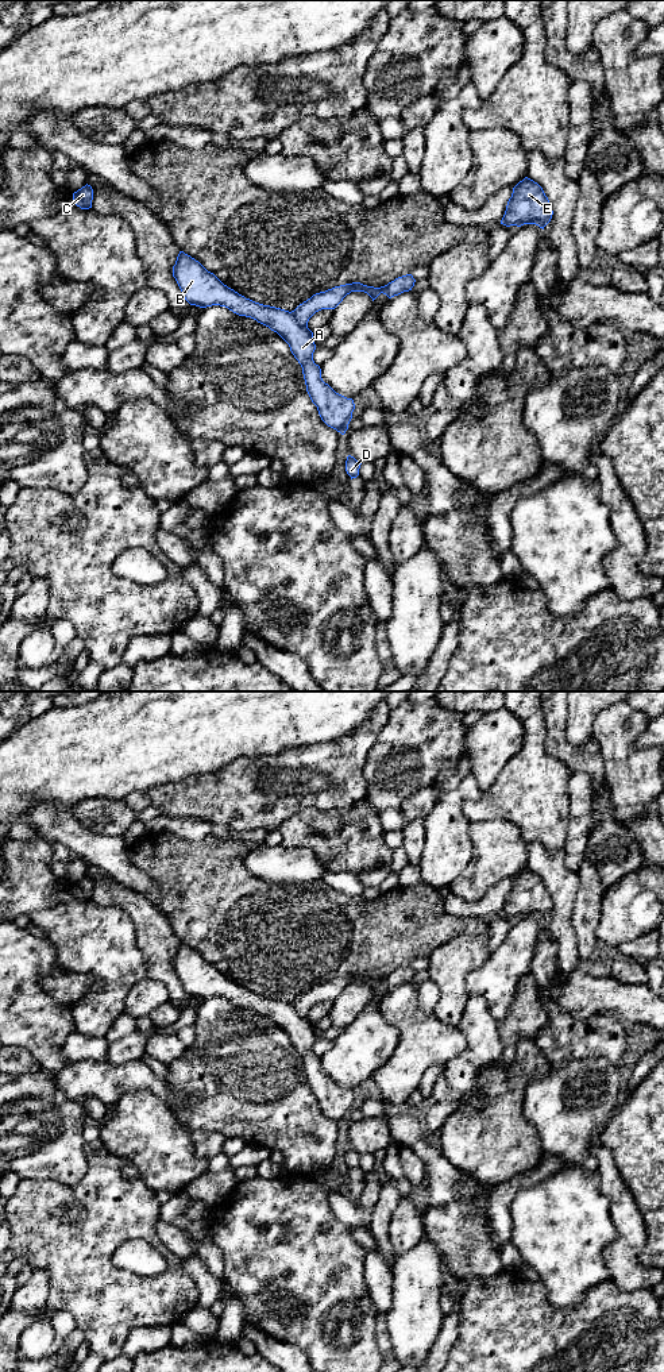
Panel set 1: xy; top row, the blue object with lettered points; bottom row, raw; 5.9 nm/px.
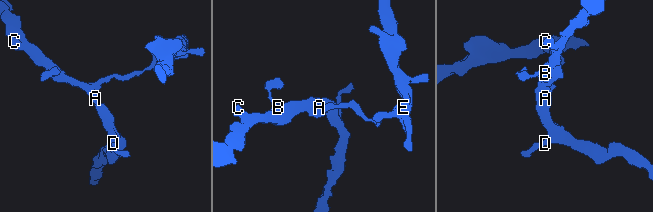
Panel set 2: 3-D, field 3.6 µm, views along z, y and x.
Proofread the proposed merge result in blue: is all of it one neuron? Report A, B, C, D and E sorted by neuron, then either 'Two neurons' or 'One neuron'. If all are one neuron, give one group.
Groups: A B C D / E. Two neurons

